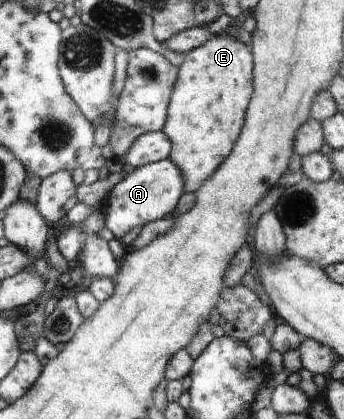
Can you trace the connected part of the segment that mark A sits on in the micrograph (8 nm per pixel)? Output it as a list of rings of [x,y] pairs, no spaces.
[[[162,159],[126,175],[107,192],[104,202],[98,208],[105,214],[107,229],[119,240],[138,225],[144,226],[174,215],[185,187],[184,172],[171,159]]]

